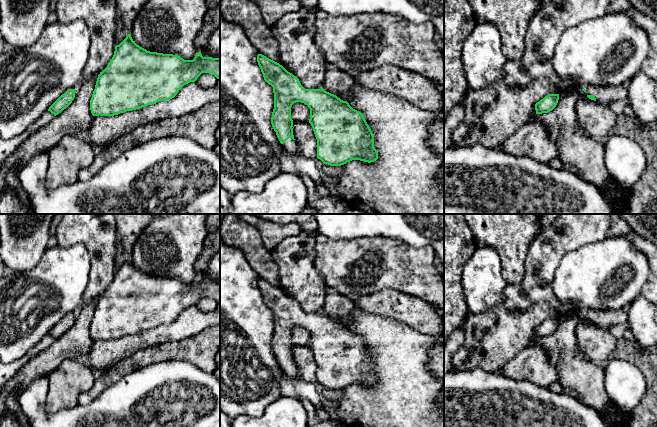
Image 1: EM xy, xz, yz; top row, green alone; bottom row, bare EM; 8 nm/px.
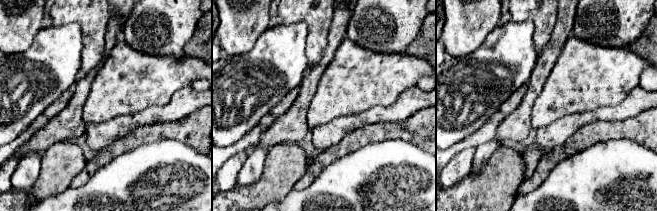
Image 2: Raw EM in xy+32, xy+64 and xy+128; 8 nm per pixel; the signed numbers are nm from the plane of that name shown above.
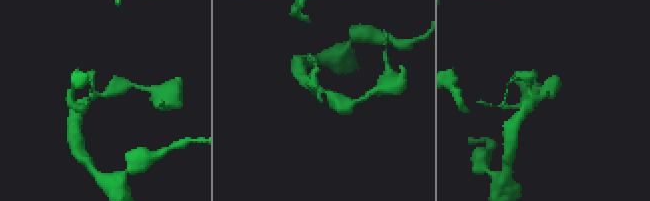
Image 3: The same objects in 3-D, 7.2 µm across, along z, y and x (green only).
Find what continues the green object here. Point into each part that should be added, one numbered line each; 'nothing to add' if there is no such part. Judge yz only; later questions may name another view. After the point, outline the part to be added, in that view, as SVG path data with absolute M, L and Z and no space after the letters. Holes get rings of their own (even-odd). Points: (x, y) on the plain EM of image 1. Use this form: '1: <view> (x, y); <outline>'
1: yz (605, 319); M625 306L618 310L596 310L588 309L585 312L587 319L593 319L596 326L609 329L614 325L626 323L628 320L629 307Z

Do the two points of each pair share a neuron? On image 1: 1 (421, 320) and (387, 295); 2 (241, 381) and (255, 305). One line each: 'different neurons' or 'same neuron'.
1: same neuron
2: same neuron

